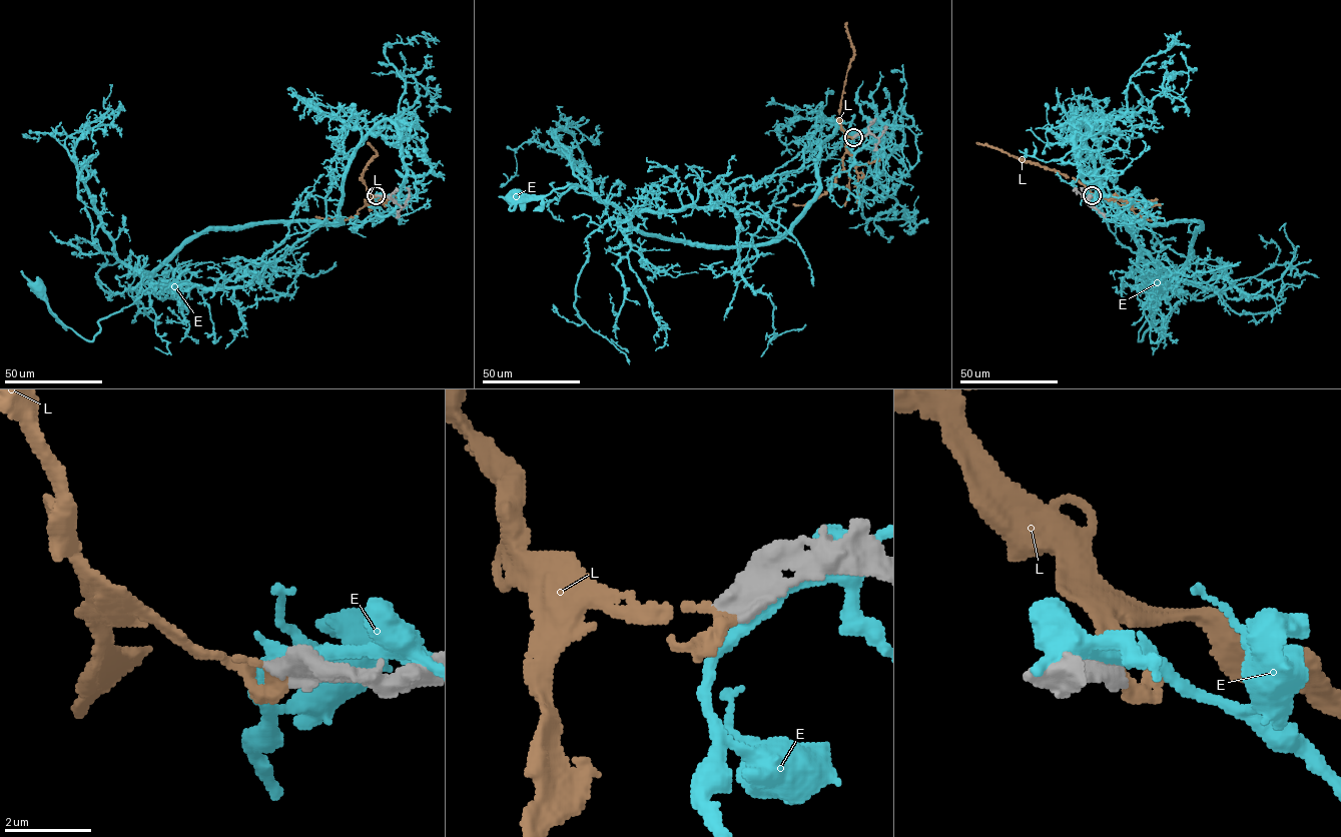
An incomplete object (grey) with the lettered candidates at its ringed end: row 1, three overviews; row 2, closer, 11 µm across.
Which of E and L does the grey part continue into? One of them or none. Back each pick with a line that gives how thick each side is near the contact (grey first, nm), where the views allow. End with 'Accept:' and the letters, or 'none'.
L: 550 nm thick on the grey side, 240 nm on the other
Accept: L

